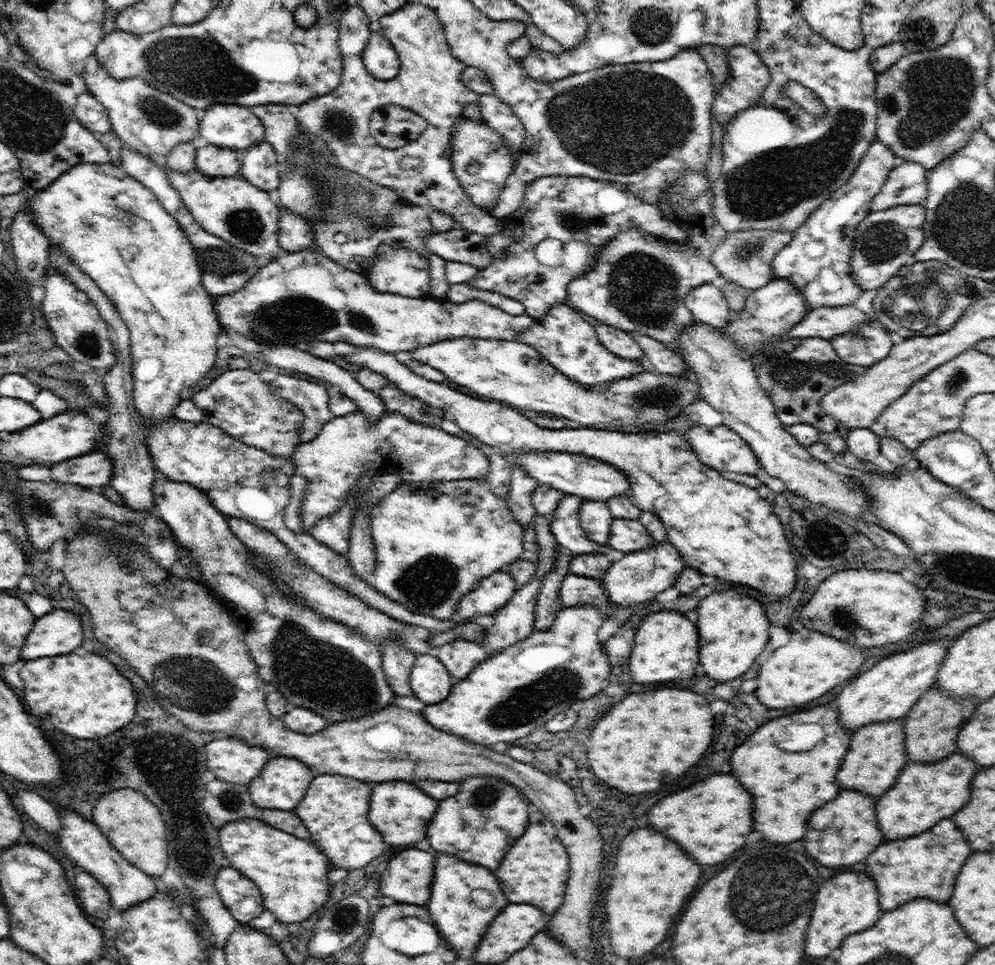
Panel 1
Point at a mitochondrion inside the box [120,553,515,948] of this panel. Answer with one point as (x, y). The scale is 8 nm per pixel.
(300, 662)

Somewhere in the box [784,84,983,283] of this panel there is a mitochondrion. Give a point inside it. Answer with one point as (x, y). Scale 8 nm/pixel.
(882, 242)

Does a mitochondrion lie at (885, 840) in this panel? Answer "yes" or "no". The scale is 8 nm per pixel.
no

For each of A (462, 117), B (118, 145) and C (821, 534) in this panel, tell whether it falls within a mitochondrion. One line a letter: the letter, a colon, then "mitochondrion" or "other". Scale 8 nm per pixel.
A: other
B: other
C: mitochondrion

